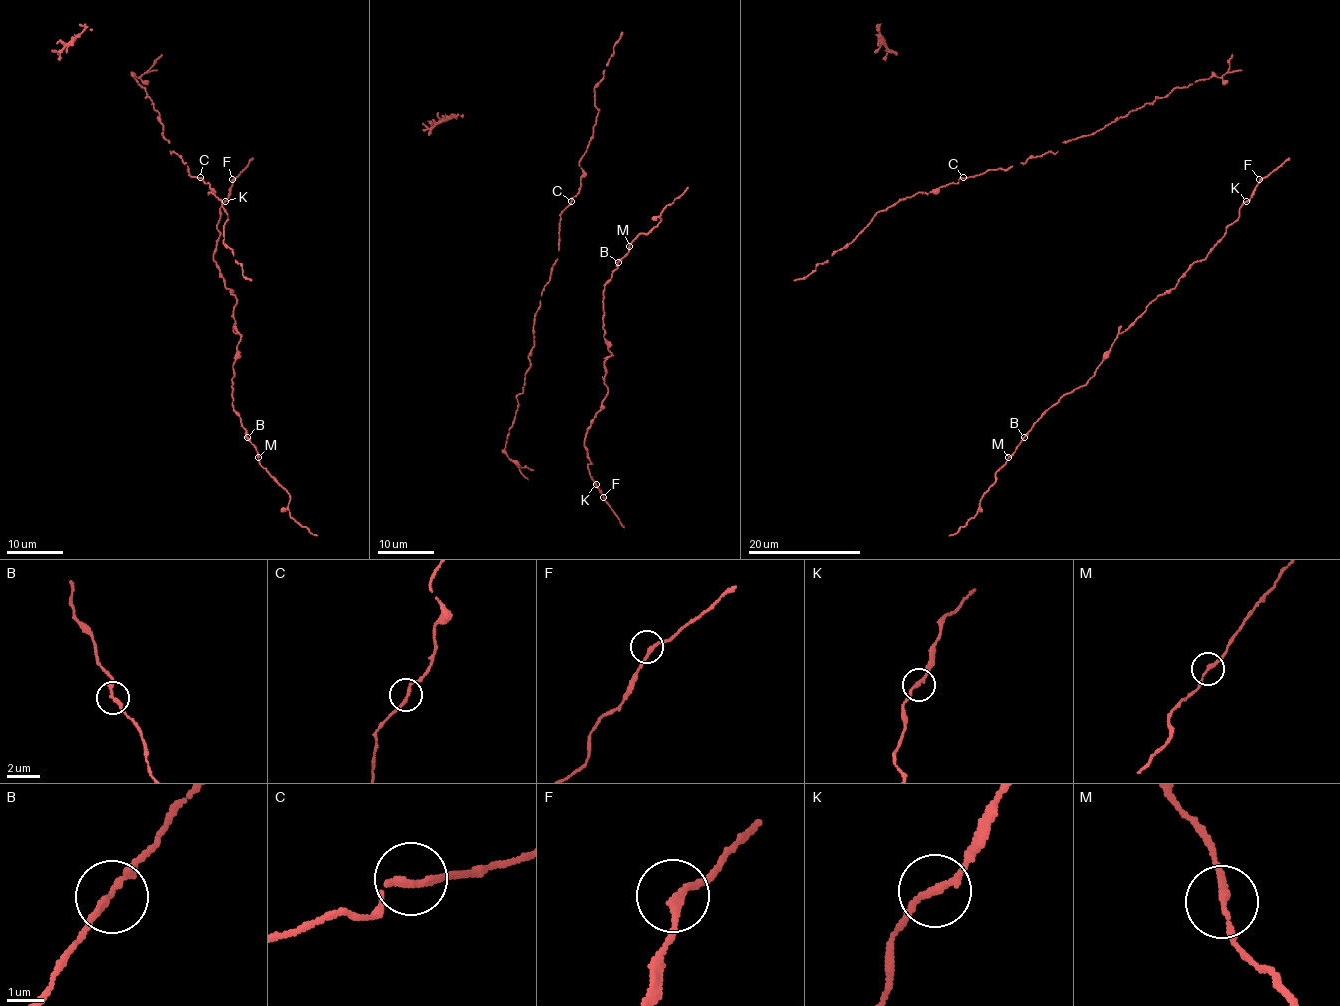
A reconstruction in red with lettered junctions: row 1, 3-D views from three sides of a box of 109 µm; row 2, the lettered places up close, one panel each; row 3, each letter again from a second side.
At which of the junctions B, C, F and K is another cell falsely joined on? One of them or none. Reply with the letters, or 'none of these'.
none of these

